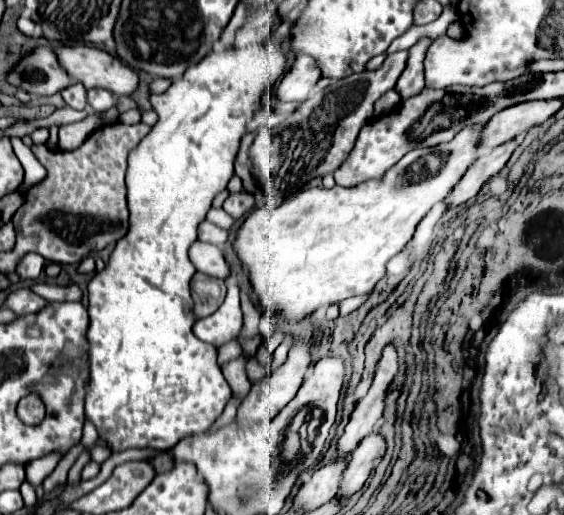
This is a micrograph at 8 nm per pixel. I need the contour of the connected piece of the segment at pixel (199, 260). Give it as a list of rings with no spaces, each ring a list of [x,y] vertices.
[[[195,240],[193,246],[189,248],[189,256],[191,256],[191,262],[195,264],[197,270],[201,270],[209,276],[215,276],[215,278],[227,278],[229,276],[227,262],[225,262],[219,246]]]

